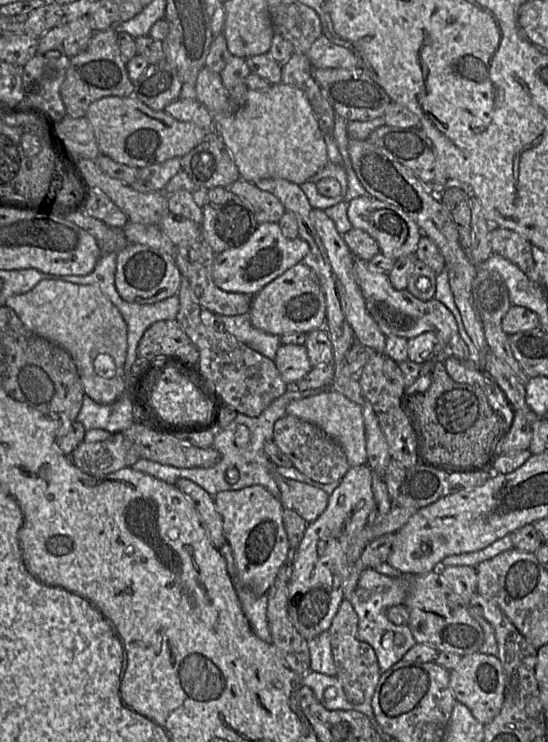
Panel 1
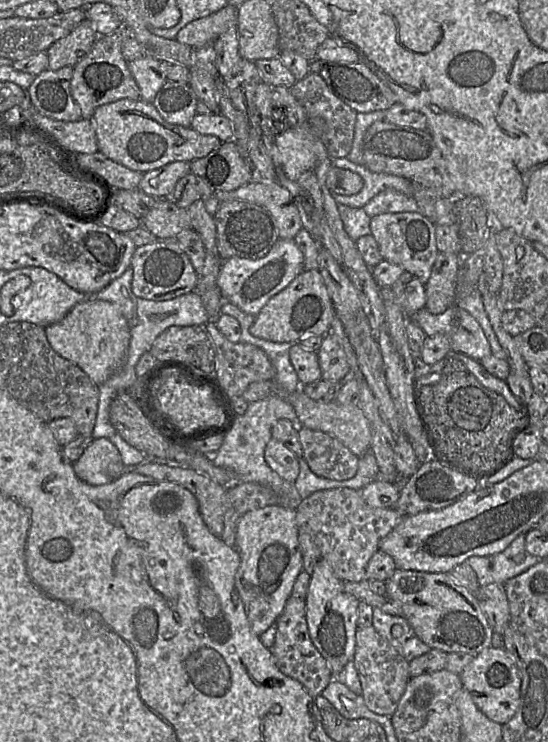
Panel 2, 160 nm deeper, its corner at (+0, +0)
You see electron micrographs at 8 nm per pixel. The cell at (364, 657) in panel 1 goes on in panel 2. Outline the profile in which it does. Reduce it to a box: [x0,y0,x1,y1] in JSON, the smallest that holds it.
[353,626,409,717]

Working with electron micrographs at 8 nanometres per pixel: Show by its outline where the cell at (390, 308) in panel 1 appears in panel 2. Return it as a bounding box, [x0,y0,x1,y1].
[408,305,492,360]

